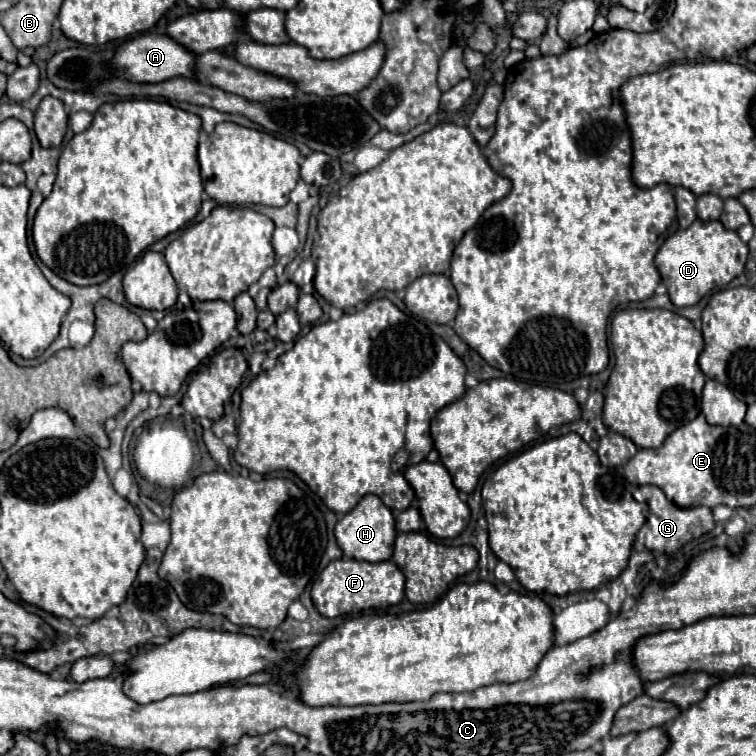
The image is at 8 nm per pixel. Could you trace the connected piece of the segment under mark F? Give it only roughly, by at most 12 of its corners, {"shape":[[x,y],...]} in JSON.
{"shape":[[332,560],[312,584],[326,618],[404,598],[394,562]]}

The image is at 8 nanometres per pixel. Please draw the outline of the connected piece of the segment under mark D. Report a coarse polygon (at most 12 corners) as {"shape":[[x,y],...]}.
{"shape":[[694,220],[656,266],[674,306],[694,306],[744,272],[736,230]]}

